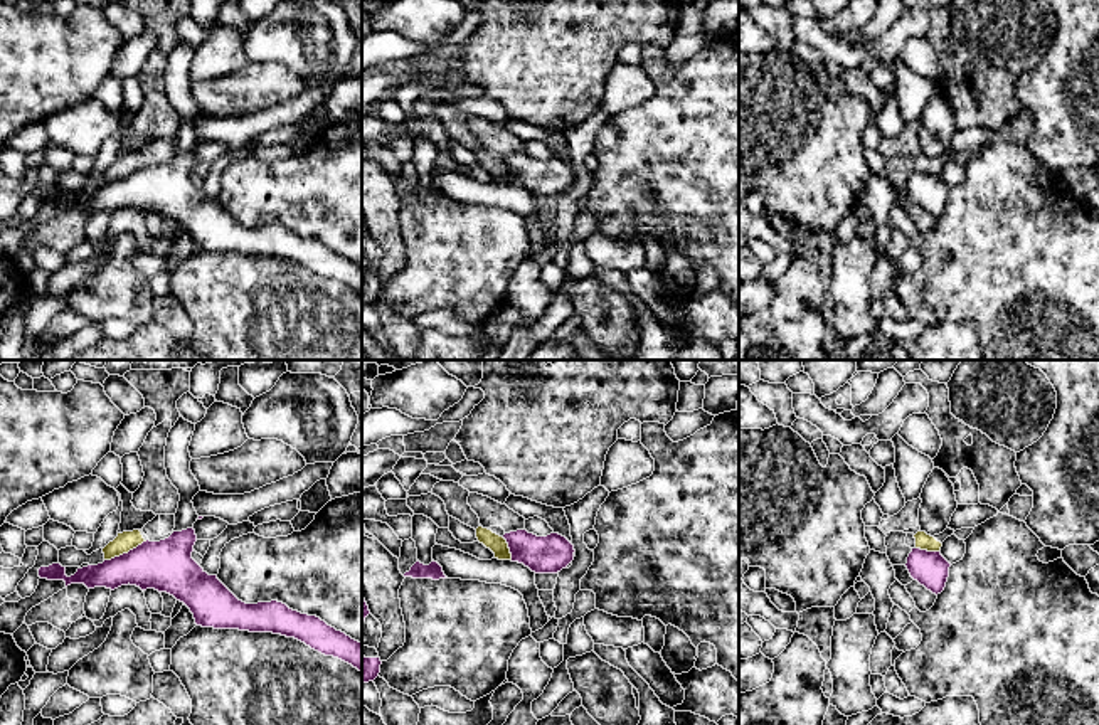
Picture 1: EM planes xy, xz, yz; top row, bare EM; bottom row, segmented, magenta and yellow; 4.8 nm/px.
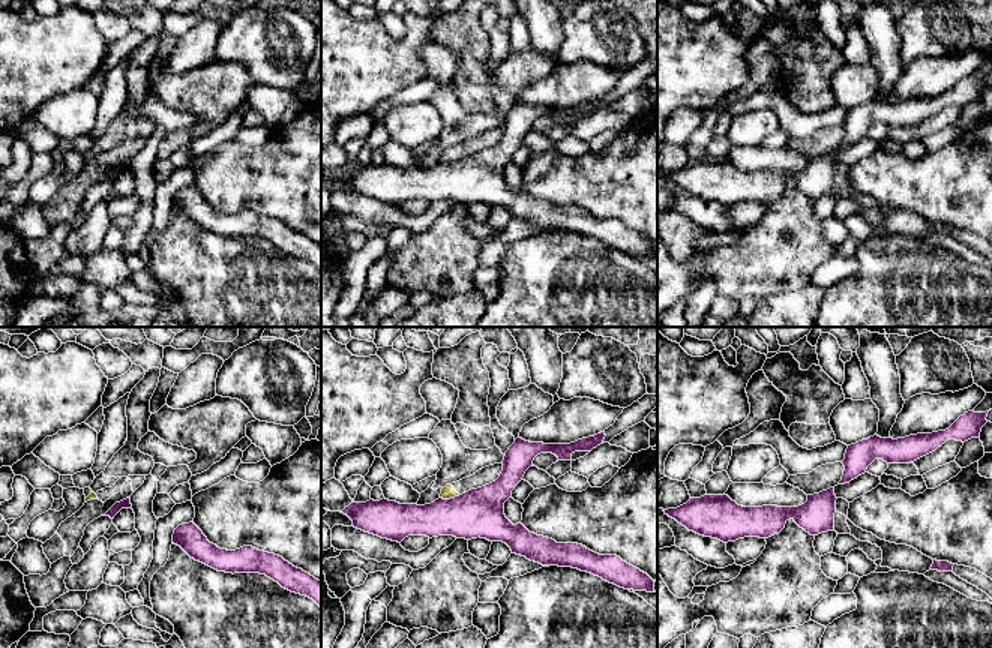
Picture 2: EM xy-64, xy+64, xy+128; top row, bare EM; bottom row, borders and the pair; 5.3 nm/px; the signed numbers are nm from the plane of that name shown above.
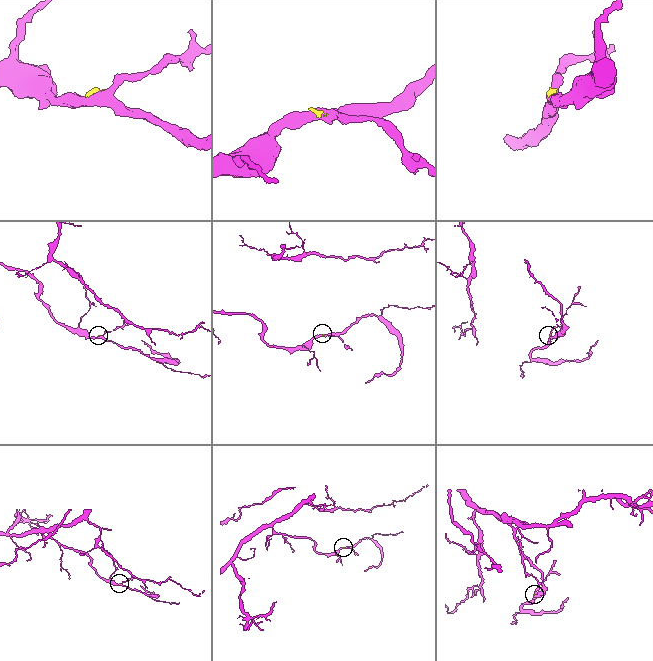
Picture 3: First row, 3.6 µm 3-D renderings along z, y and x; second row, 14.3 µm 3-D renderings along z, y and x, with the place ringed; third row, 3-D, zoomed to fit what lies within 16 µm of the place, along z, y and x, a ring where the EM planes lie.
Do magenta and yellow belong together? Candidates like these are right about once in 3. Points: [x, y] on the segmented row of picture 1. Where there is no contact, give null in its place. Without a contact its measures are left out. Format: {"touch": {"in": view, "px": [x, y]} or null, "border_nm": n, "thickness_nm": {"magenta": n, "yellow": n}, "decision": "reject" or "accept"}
{"touch": {"in": "xy", "px": [125, 554]}, "border_nm": 220, "thickness_nm": {"magenta": 260, "yellow": 90}, "decision": "reject"}

